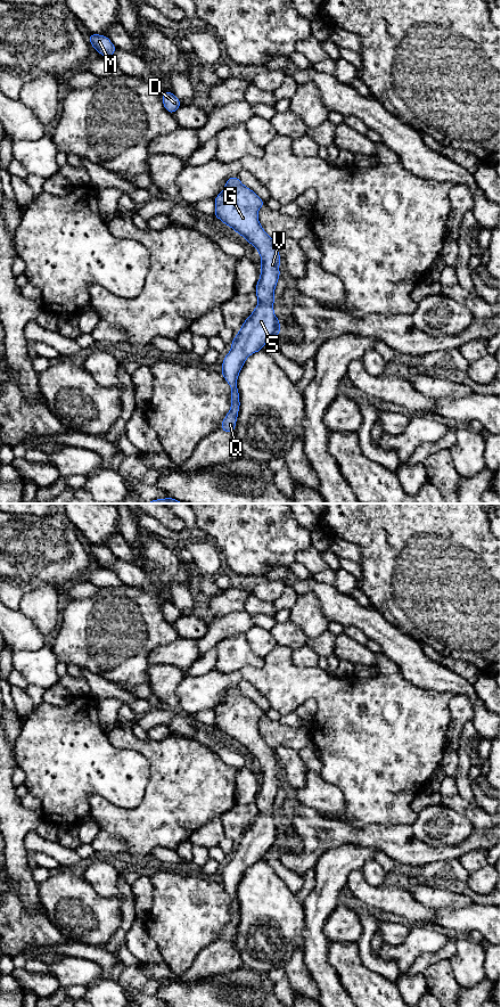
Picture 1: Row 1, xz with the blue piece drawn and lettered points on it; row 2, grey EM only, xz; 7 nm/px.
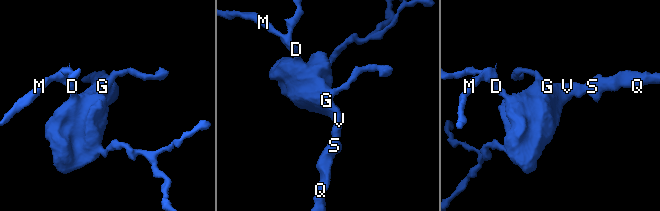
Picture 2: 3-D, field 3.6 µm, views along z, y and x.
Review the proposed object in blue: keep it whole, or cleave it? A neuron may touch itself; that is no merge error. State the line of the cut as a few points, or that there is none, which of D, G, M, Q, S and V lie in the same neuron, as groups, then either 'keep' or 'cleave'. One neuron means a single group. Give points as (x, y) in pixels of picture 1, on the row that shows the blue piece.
no cut | D G M Q S V | keep

